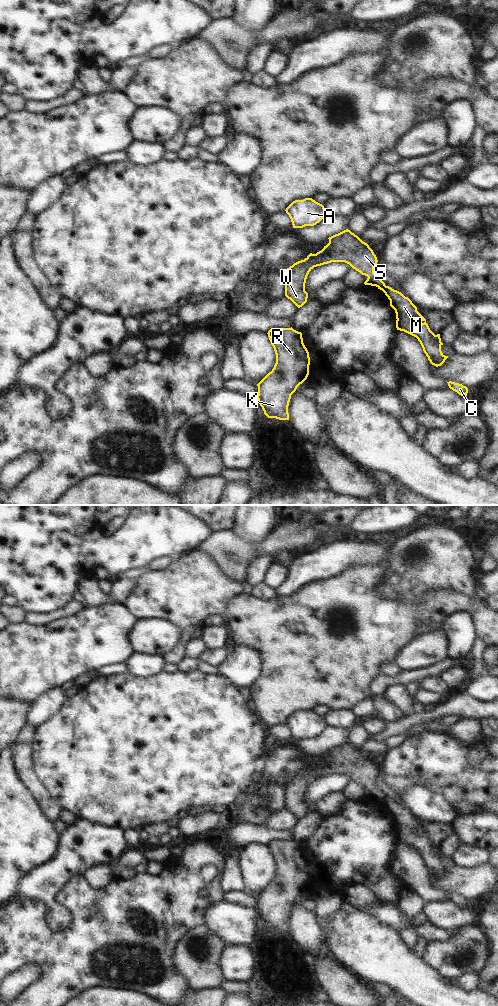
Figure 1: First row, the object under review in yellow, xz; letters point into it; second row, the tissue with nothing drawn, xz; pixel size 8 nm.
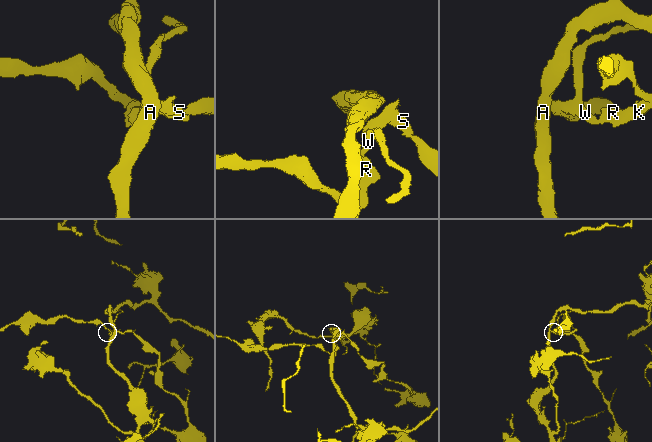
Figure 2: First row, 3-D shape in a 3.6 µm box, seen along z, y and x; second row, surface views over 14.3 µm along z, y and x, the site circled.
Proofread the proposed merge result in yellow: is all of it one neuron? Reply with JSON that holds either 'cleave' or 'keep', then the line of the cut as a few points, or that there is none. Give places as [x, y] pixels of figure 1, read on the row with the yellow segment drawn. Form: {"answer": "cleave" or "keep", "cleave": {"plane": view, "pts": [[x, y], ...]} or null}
{"answer": "cleave", "cleave": {"plane": "xz", "pts": [[386, 286], [382, 290]]}}

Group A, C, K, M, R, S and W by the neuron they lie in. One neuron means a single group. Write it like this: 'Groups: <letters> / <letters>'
Groups: A C M / K R S W.

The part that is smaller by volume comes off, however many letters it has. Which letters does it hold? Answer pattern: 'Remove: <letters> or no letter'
Remove: K, R, S, W.

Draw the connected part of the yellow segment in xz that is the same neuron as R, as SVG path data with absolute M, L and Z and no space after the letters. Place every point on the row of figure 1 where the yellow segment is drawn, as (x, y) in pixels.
M292 327L272 328L267 334L276 354L276 363L257 384L257 399L268 418L289 420L291 395L309 375L309 352L302 333Z

